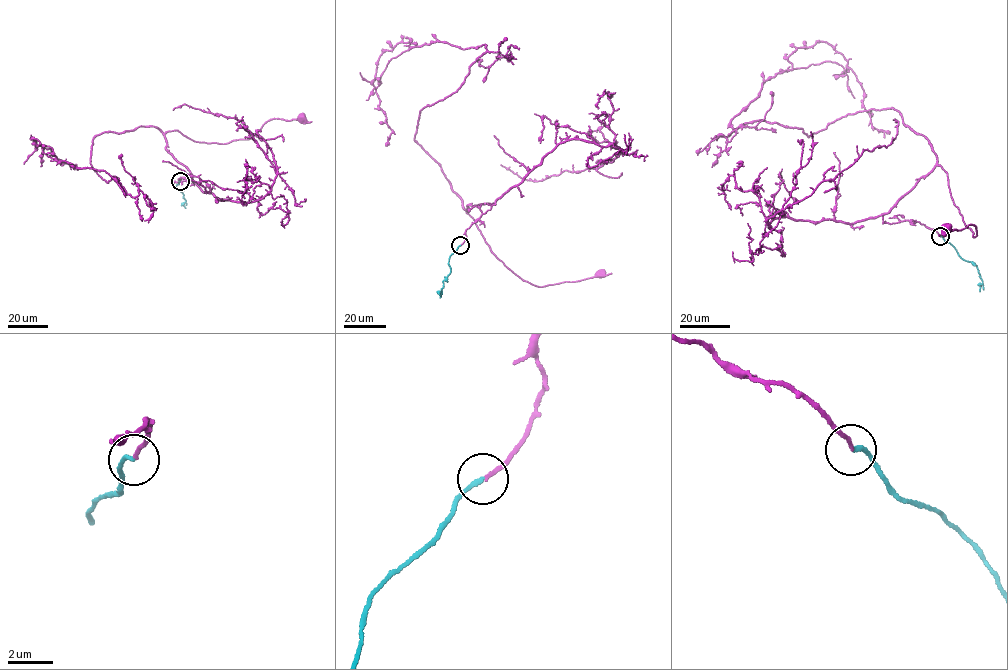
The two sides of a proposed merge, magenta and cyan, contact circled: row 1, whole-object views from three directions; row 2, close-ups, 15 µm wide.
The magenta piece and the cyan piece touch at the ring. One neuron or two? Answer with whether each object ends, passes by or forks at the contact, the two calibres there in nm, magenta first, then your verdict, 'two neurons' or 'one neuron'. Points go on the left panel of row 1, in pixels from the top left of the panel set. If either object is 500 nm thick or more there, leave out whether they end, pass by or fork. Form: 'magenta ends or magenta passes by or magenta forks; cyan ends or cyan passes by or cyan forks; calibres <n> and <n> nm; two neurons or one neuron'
magenta ends; cyan ends; calibres 160 and 170 nm; one neuron

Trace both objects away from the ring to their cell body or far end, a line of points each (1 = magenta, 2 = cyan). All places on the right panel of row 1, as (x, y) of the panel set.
1: (940, 236), (882, 217), (936, 165), (977, 234), (974, 225), (947, 229)
2: (940, 236), (961, 258), (976, 266), (982, 282), (979, 291)

